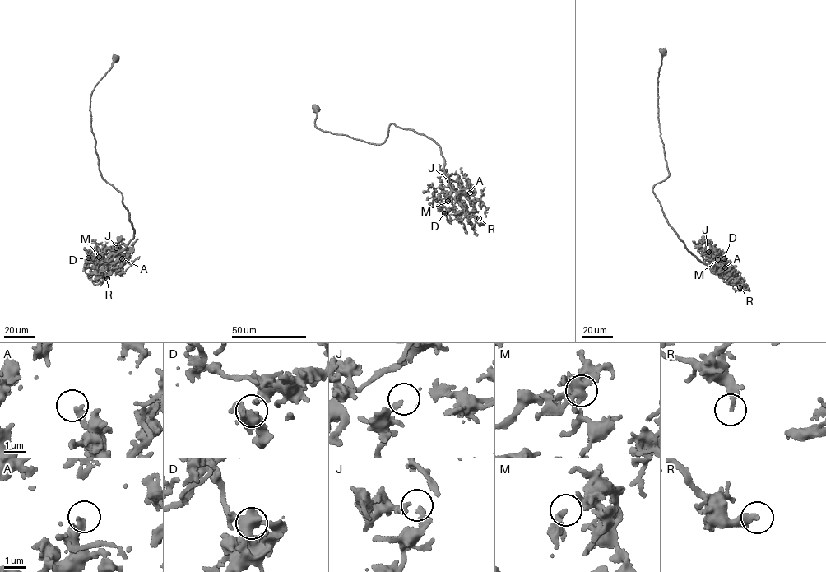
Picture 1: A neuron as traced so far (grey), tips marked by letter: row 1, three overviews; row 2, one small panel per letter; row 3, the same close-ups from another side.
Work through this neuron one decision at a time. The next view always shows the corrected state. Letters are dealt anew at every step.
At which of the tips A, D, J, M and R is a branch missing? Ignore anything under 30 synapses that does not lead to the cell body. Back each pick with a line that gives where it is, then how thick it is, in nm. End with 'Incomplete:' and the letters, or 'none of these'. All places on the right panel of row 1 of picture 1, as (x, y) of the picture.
M: (717, 259) | 150 nm
Incomplete: M

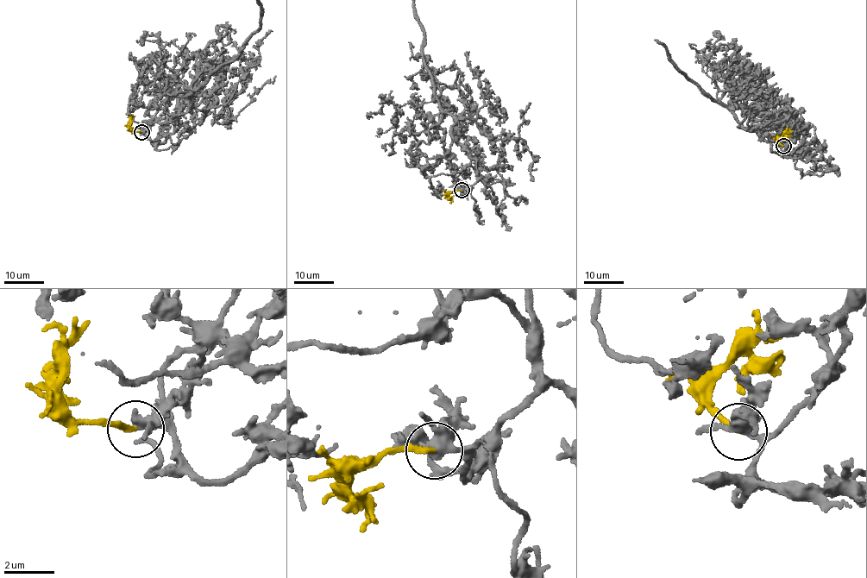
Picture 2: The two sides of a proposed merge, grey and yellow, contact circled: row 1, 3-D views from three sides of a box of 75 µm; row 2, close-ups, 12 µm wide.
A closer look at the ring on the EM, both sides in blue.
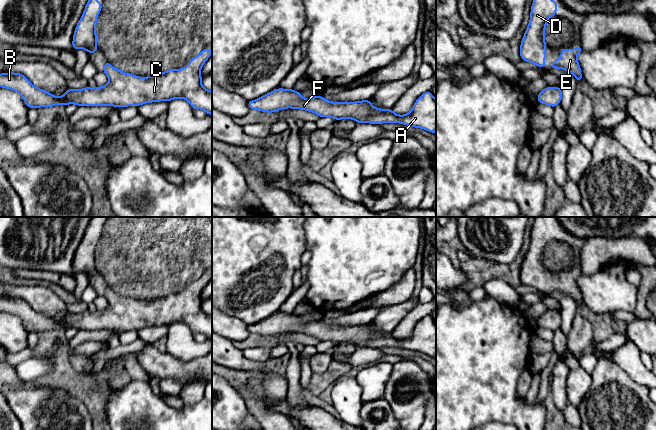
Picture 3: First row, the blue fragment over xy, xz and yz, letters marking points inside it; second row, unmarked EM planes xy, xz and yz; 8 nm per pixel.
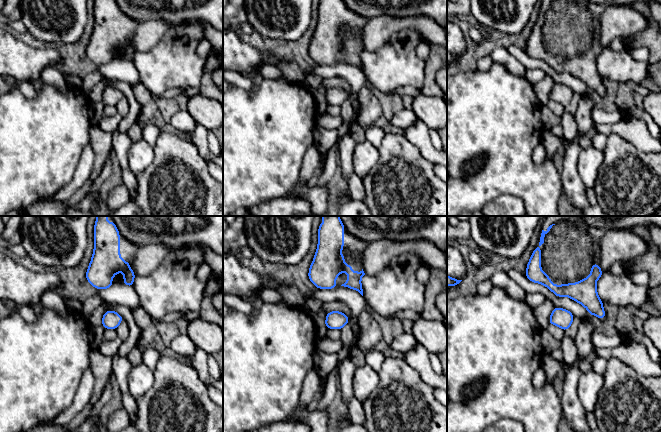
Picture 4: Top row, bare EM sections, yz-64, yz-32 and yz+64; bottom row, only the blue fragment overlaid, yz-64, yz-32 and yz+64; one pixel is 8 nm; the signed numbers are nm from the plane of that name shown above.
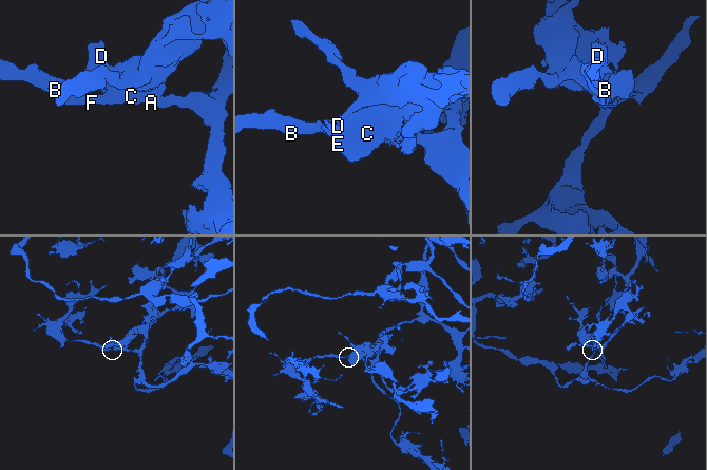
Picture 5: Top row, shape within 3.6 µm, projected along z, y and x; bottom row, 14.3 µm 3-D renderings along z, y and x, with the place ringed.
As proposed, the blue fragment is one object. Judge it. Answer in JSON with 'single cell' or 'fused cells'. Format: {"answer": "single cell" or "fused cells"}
{"answer": "single cell"}

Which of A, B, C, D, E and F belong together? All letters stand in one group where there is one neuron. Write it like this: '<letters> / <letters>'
A B C D E F

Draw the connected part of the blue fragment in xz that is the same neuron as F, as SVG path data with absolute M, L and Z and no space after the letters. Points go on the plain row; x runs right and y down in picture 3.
M277 312L262 321L248 325L250 333L273 337L293 332L316 337L321 341L332 341L337 345L349 342L357 347L401 347L422 352L436 358L436 323L430 315L418 321L412 334L405 339L397 339L392 333L372 330L370 323L356 326L331 326L321 319L304 323L300 316L293 313Z

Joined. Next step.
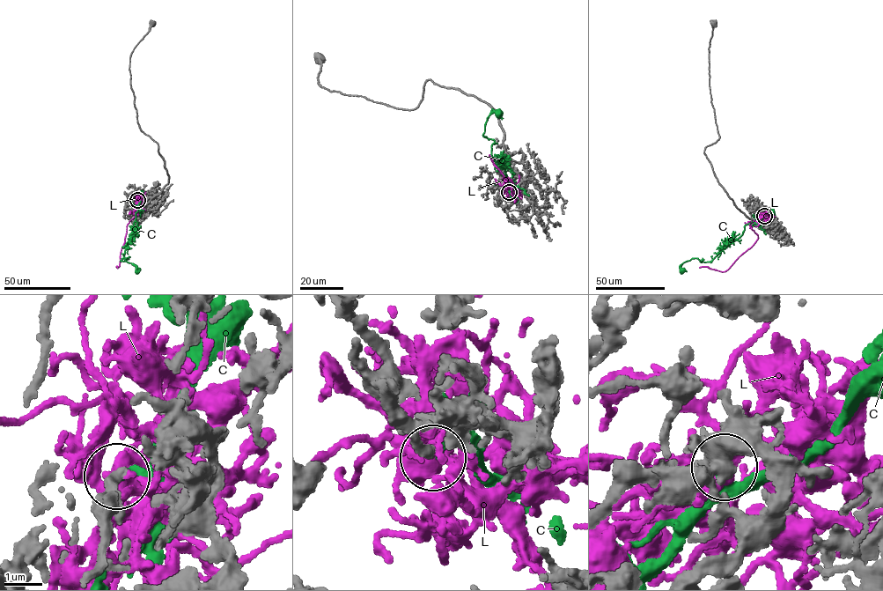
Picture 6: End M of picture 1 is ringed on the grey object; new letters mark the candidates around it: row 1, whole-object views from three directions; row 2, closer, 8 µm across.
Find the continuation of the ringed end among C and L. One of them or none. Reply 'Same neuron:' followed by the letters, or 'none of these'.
Same neuron: none of these

